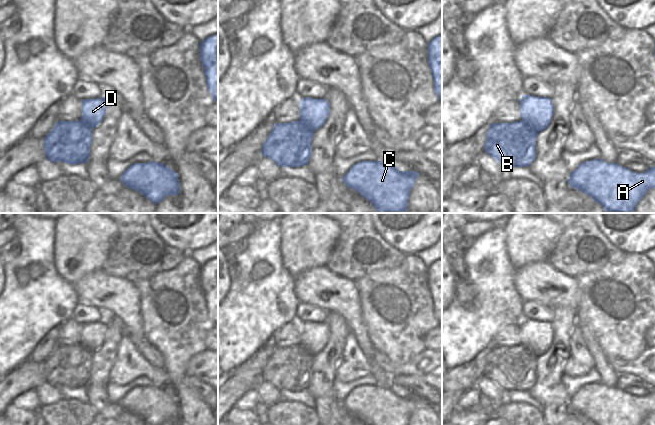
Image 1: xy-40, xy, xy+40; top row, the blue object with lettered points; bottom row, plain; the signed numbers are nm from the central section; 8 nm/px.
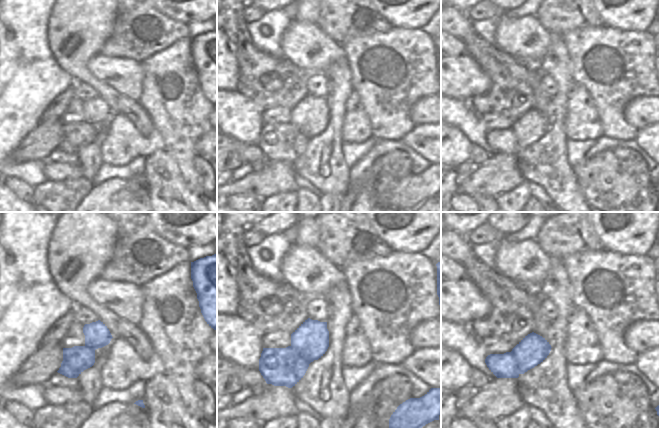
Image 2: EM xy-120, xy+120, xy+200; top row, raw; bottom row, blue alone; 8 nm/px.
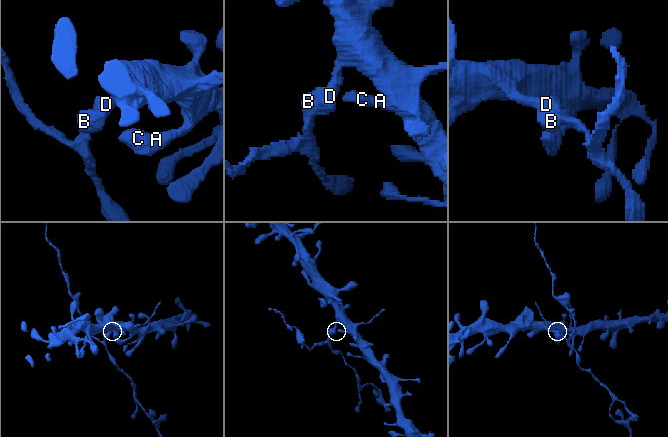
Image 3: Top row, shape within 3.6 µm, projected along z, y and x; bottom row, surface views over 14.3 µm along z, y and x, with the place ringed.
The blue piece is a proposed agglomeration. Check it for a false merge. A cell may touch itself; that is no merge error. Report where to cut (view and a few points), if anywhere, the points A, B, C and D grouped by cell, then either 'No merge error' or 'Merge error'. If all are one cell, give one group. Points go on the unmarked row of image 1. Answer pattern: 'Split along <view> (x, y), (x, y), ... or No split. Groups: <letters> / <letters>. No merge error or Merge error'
Split along xy+40 (522, 344), (537, 357). Groups: A C D / B. Merge error

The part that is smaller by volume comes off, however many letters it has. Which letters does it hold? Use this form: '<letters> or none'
B

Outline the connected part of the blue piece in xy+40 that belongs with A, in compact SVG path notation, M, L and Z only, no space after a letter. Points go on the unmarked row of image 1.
M593 383L581 387L572 395L568 406L570 411L585 417L594 425L640 425L649 413L655 412L655 391L643 397L635 397L615 386Z

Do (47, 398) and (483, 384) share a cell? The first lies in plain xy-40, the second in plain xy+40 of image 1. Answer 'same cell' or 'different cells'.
same cell

